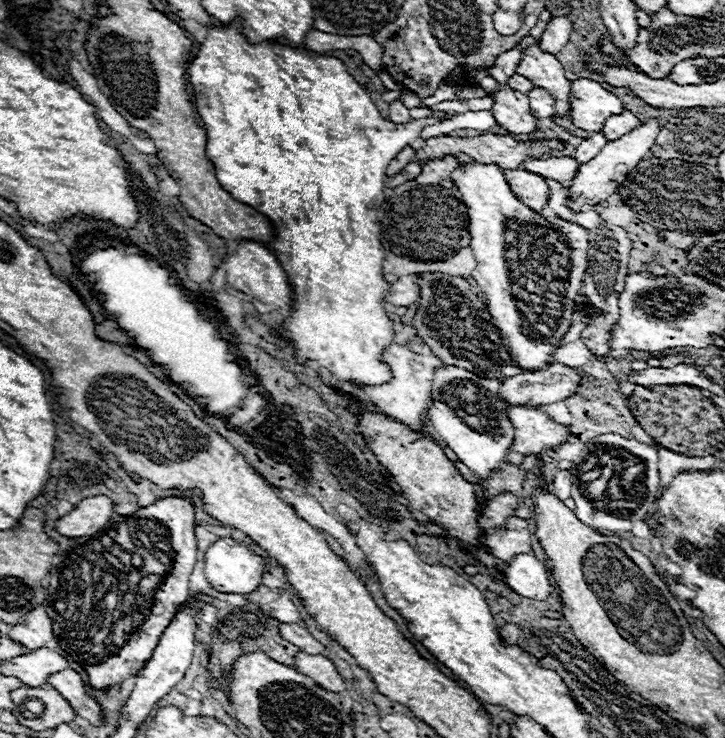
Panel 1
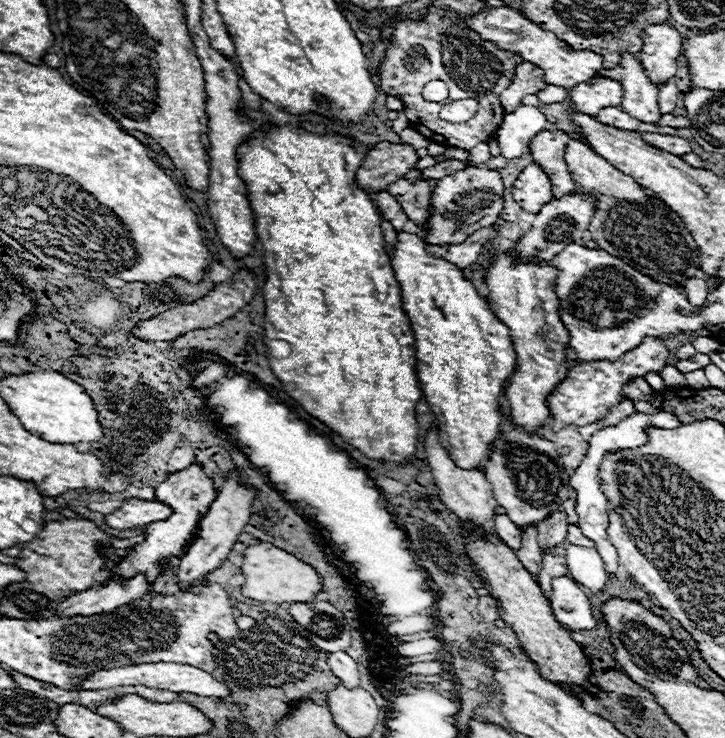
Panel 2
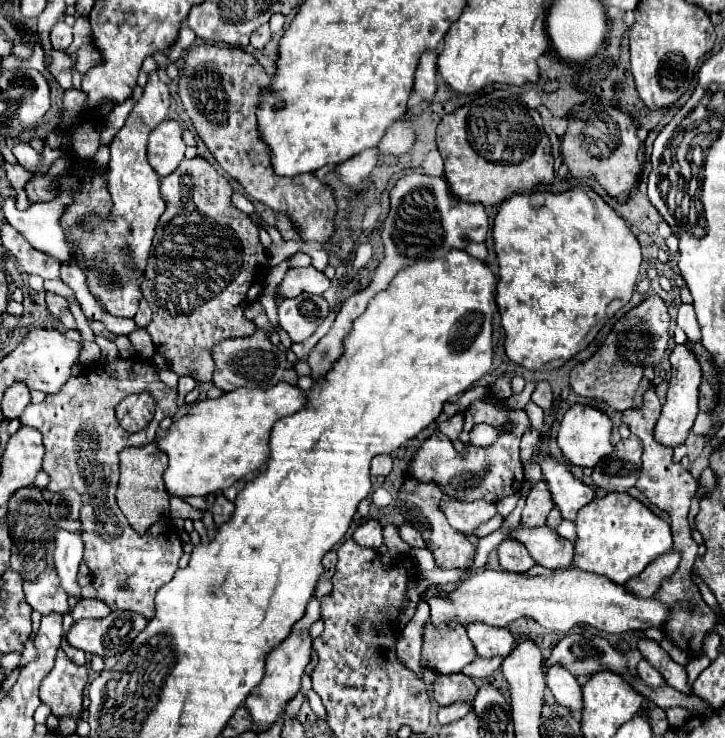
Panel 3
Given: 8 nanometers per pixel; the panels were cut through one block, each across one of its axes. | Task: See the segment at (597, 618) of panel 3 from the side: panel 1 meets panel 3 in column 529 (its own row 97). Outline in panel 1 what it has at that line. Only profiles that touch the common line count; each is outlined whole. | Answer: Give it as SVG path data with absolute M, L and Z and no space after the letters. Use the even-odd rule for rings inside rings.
M578 78L570 92L570 120L586 132L598 132L608 116L622 112L622 100L594 80Z

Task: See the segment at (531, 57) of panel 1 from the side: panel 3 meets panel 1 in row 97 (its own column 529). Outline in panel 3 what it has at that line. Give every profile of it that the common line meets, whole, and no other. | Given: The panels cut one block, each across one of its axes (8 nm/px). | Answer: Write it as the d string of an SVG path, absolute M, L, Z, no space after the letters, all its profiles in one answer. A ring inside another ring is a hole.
M506 538L498 546L498 558L500 558L502 568L508 572L528 572L528 568L534 566L534 560L528 548L524 548L524 544L512 538Z

